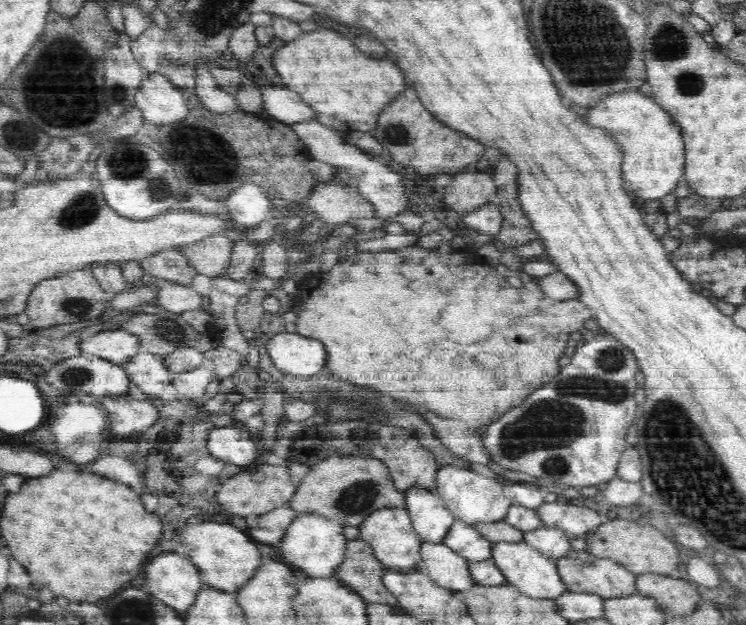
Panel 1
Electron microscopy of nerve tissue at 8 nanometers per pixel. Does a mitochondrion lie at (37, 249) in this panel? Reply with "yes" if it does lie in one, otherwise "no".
no

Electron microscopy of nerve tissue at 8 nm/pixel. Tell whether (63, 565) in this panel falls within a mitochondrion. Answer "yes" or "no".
no

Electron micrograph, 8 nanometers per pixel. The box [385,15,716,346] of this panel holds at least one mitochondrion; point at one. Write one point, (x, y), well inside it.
(669, 40)

